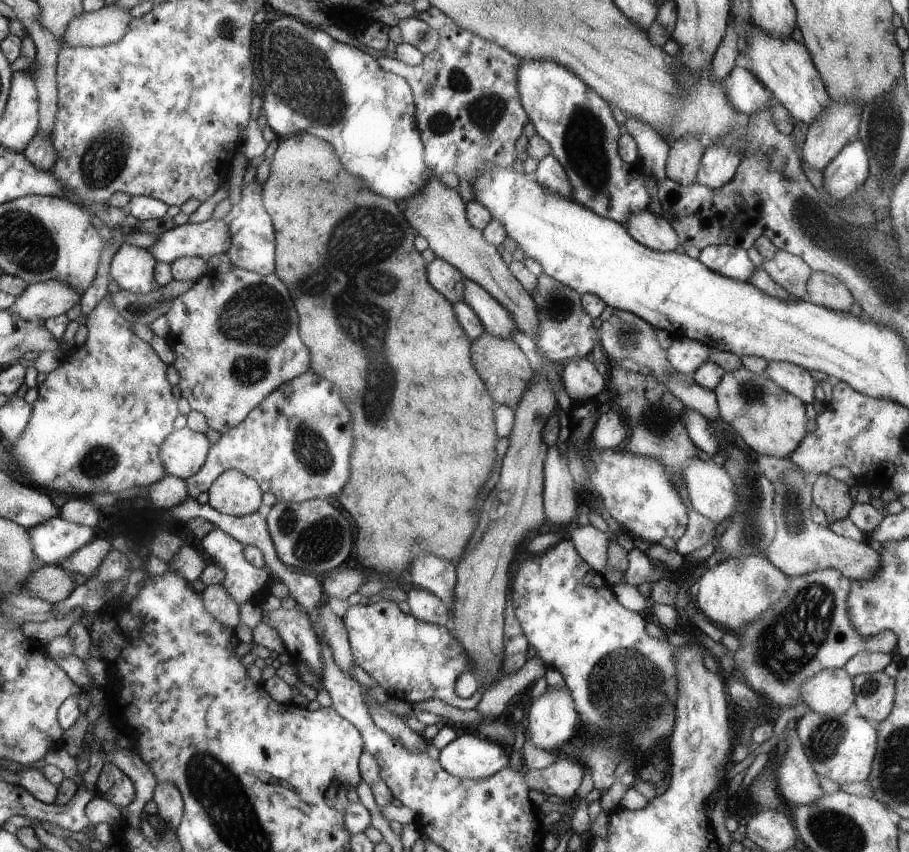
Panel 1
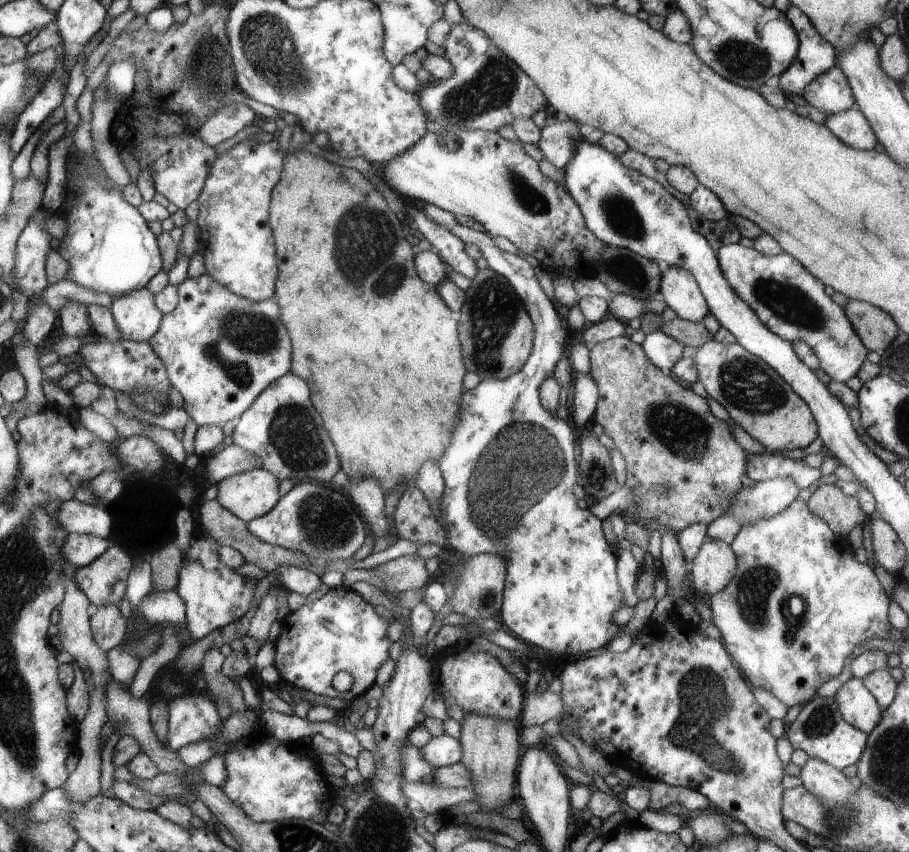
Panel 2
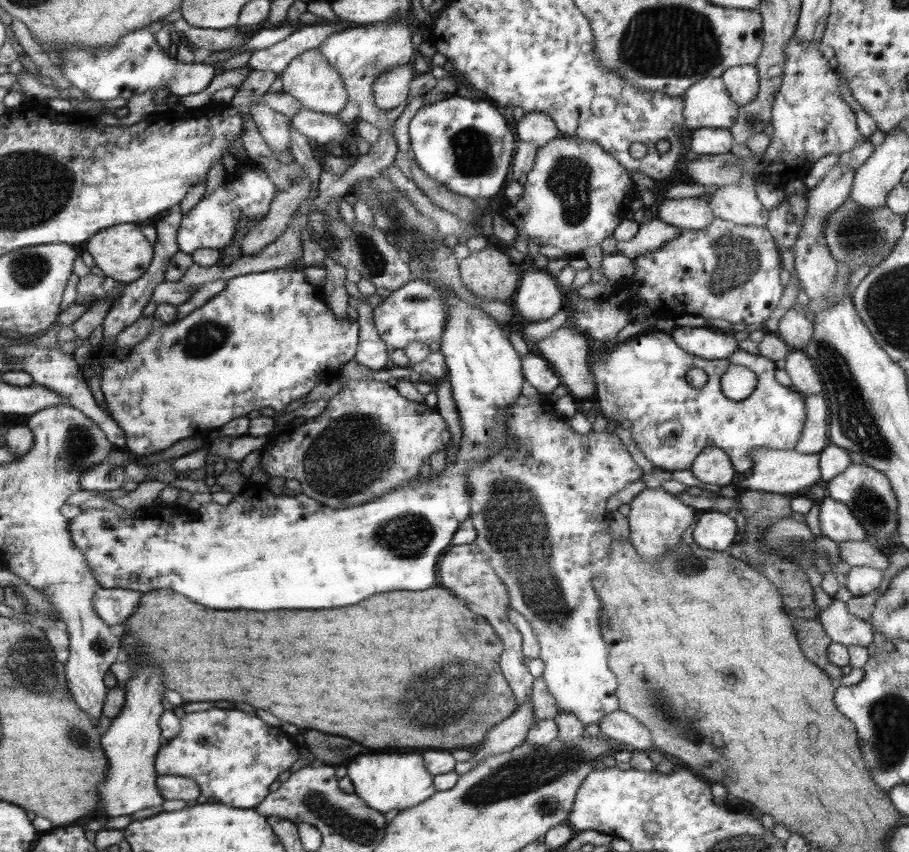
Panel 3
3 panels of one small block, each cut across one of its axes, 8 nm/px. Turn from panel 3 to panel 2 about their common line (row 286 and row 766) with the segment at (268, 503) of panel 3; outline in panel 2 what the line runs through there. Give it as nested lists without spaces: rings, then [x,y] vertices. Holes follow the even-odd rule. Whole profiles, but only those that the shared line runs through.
[[[442,734],[435,736],[423,747],[424,758],[435,768],[460,763],[463,758],[463,745],[459,739]]]

